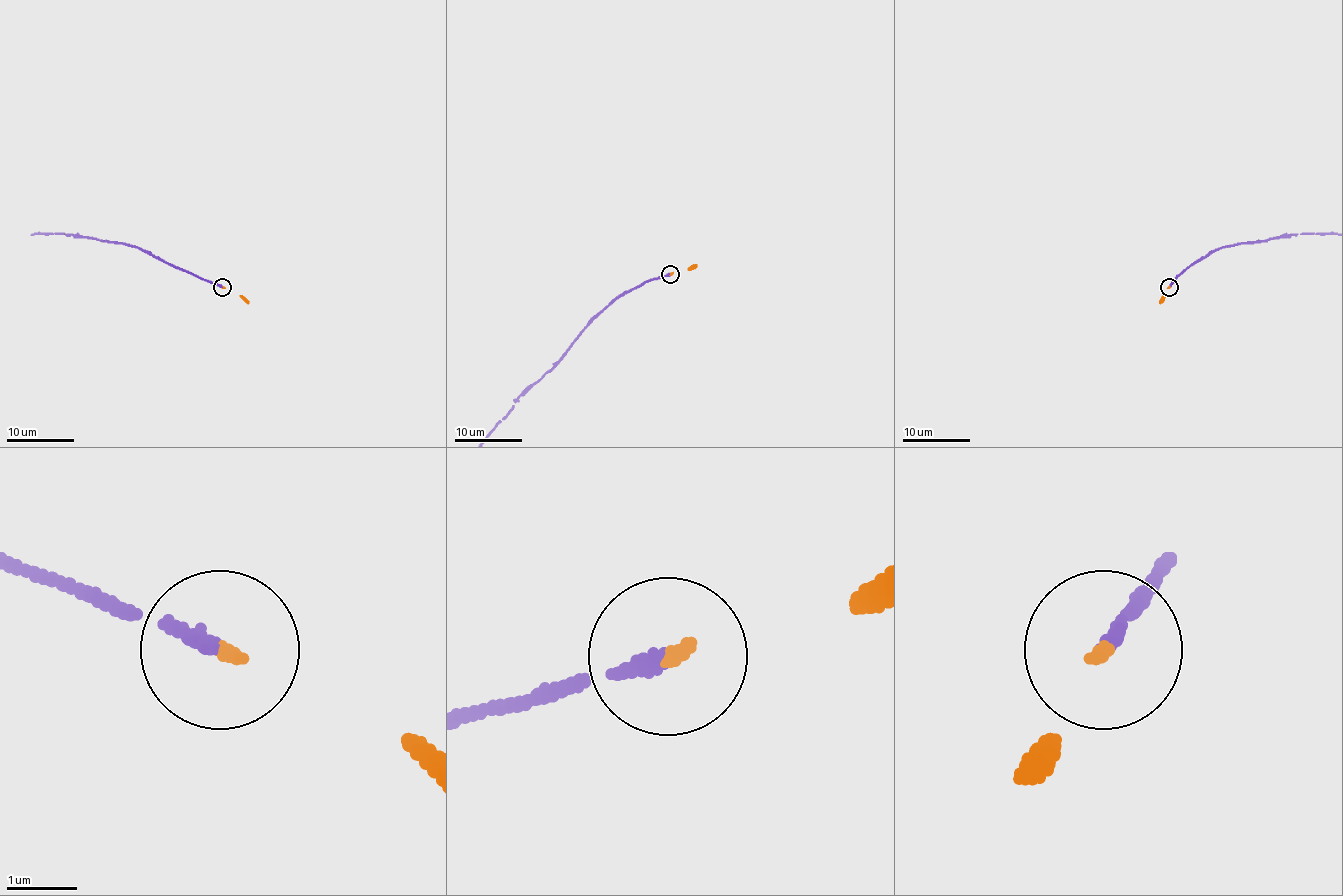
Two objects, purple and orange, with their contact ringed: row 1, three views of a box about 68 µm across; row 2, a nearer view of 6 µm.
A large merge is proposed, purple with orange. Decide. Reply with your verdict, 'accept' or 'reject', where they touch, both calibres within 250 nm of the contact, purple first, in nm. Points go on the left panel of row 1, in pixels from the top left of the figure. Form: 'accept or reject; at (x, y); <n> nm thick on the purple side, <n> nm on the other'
accept; at (222, 287); 200 nm thick on the purple side, 150 nm on the other

